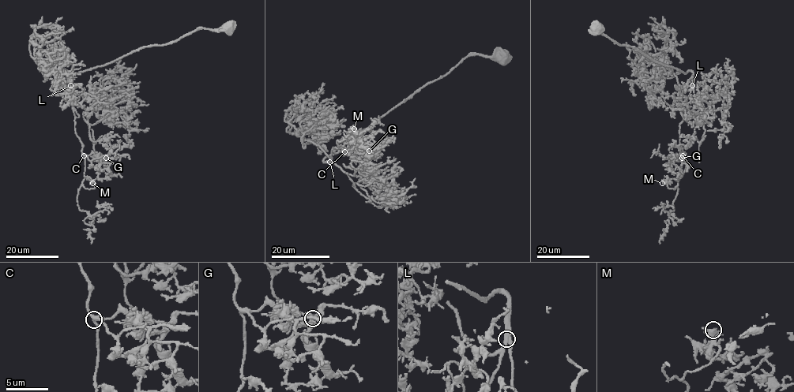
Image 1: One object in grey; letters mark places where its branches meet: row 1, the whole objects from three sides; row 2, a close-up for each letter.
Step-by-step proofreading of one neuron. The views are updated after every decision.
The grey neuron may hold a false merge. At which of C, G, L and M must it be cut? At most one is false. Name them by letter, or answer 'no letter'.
no letter

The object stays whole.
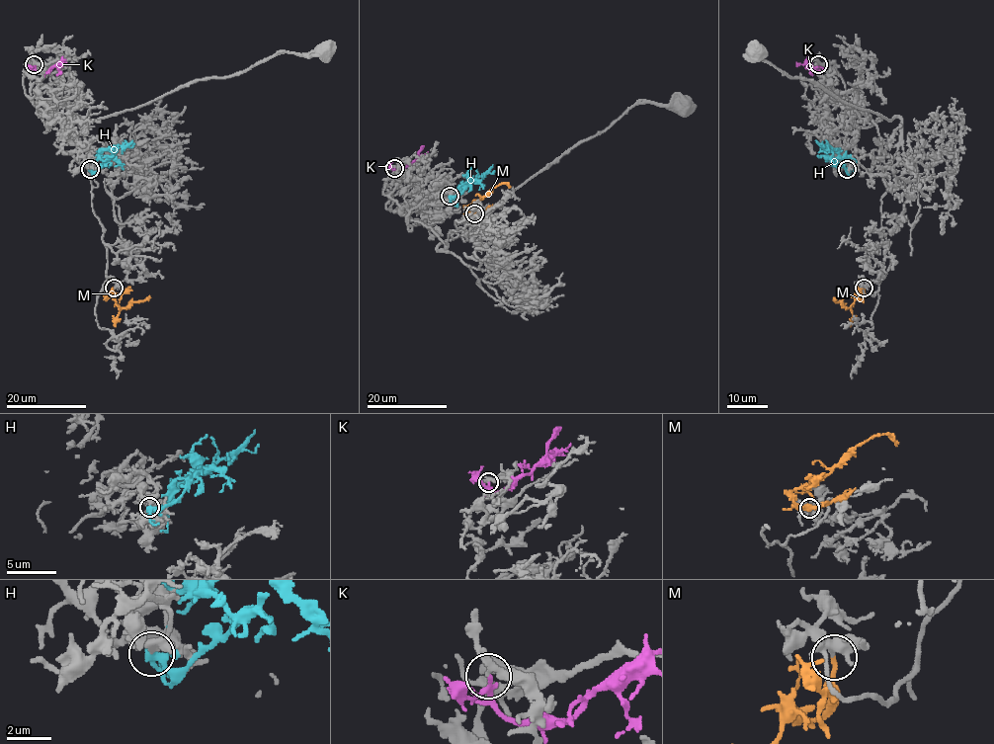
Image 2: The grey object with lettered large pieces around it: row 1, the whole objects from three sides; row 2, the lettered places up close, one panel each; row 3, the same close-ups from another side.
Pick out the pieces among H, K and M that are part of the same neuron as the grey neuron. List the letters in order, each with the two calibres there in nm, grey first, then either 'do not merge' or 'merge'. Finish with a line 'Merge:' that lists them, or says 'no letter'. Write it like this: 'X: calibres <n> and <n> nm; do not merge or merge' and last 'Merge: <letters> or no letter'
H: calibres 280 and 300 nm; do not merge
K: calibres 180 and 150 nm; do not merge
M: calibres 220 and 190 nm; merge
Merge: M

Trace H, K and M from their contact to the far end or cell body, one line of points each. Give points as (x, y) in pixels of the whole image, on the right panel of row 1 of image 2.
H: (846, 169), (832, 158), (829, 146), (823, 147), (821, 143)
K: (818, 64), (822, 71), (796, 62)
M: (865, 288), (864, 295), (856, 295), (850, 307), (834, 300), (838, 295)

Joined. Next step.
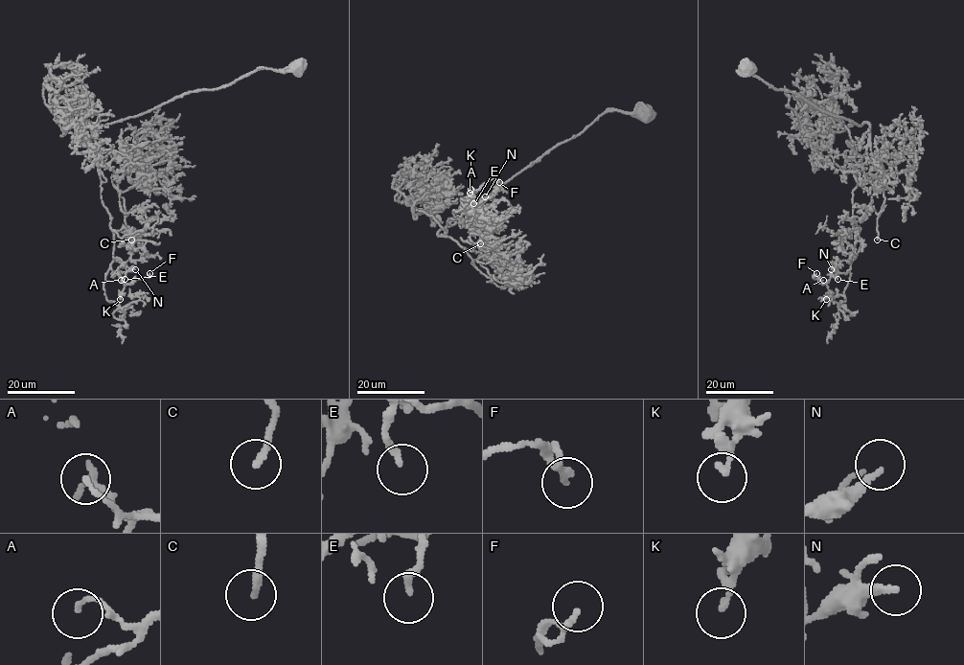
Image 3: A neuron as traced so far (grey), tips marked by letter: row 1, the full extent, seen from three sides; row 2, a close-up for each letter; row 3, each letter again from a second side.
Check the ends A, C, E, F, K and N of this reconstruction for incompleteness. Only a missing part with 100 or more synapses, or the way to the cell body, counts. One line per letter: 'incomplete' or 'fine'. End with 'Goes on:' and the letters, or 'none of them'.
A: fine
C: incomplete
E: fine
F: fine
K: fine
N: fine
Goes on: C

